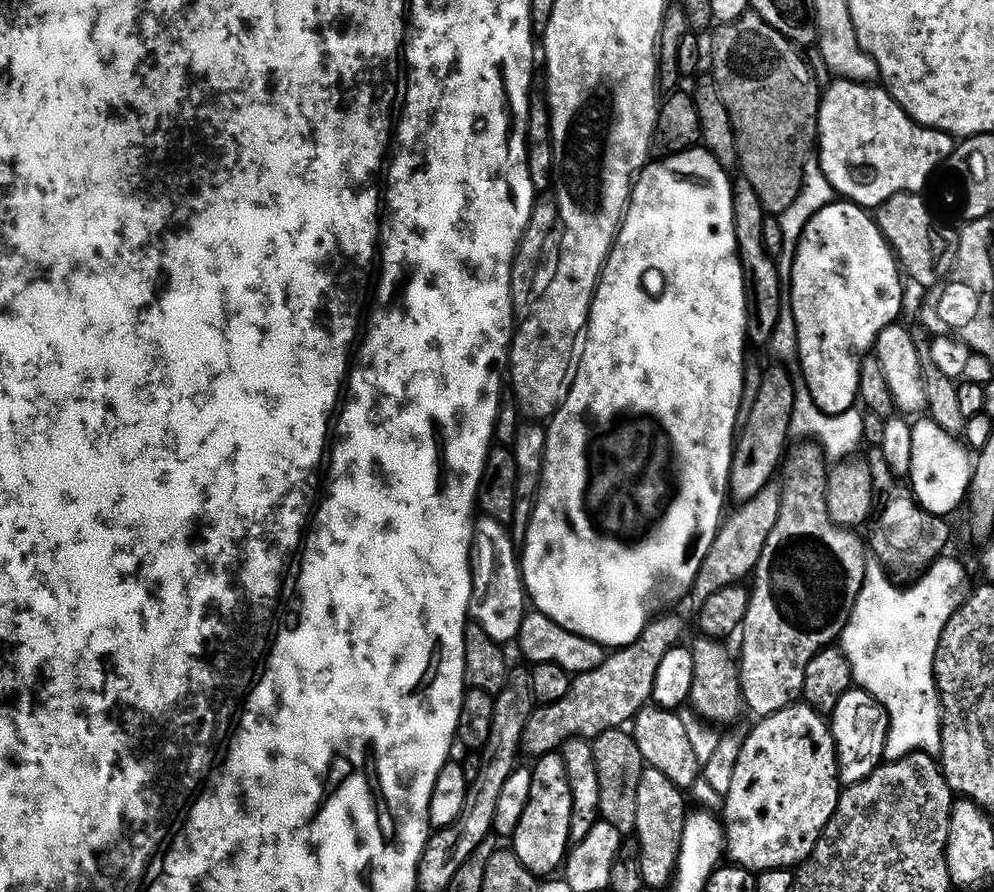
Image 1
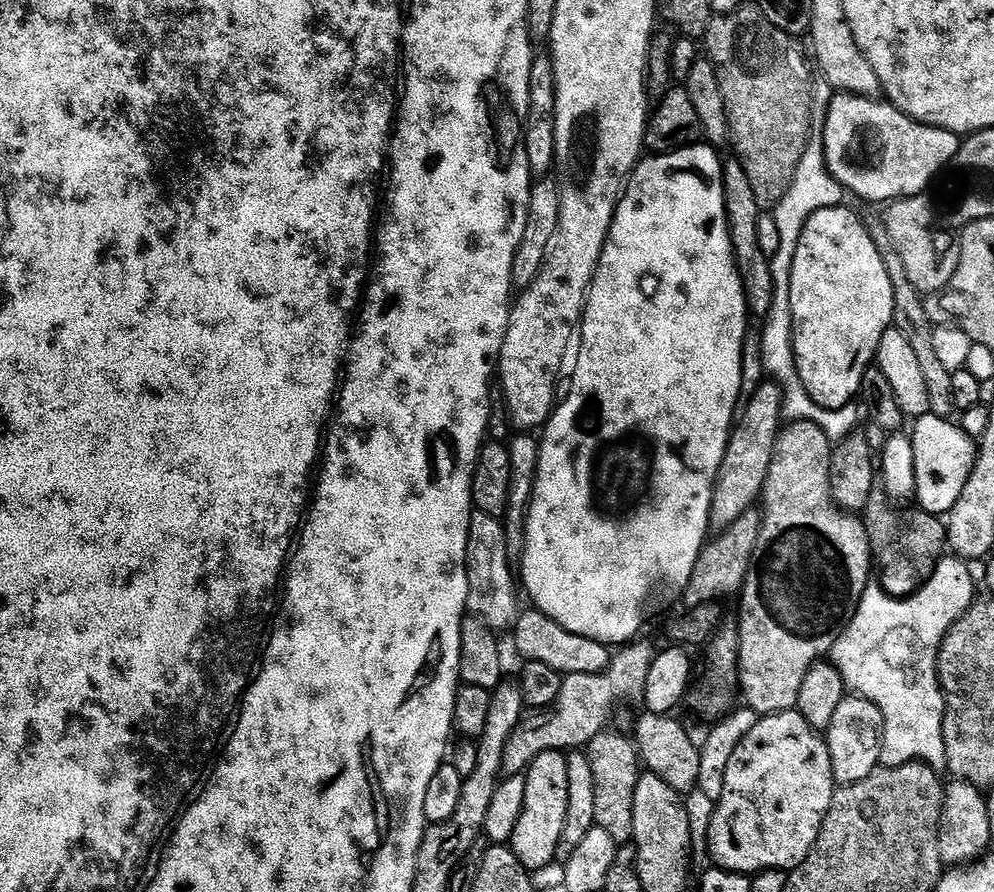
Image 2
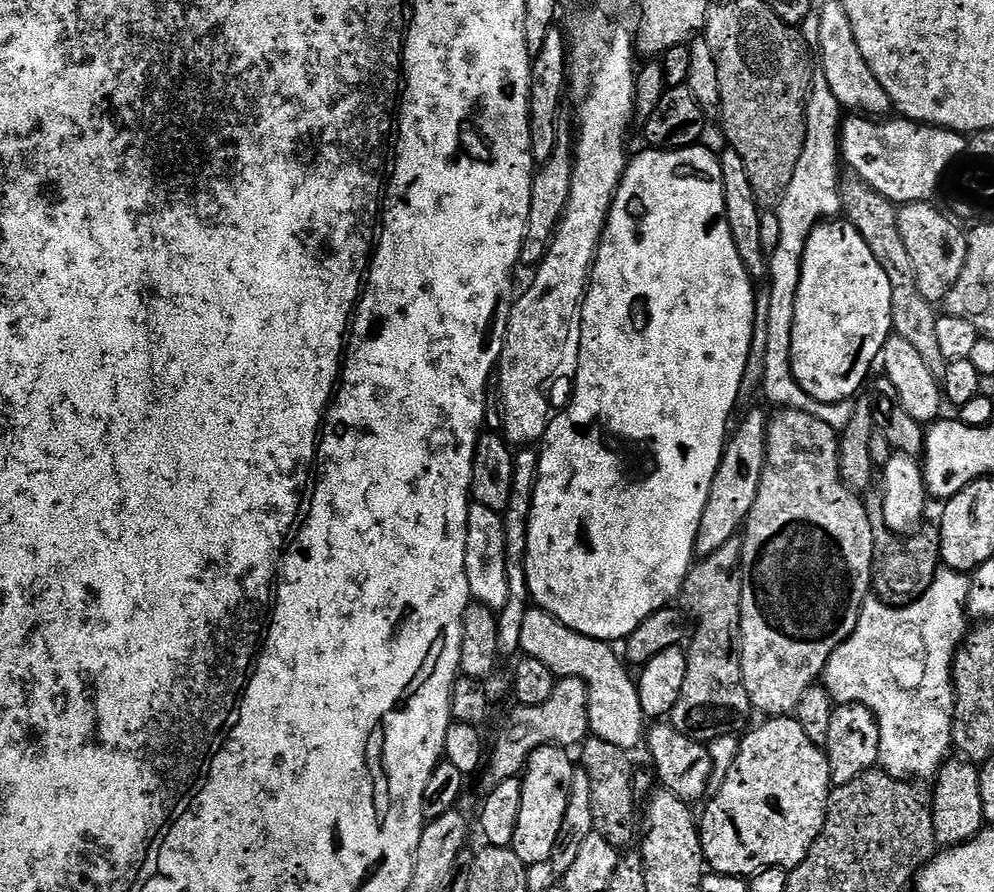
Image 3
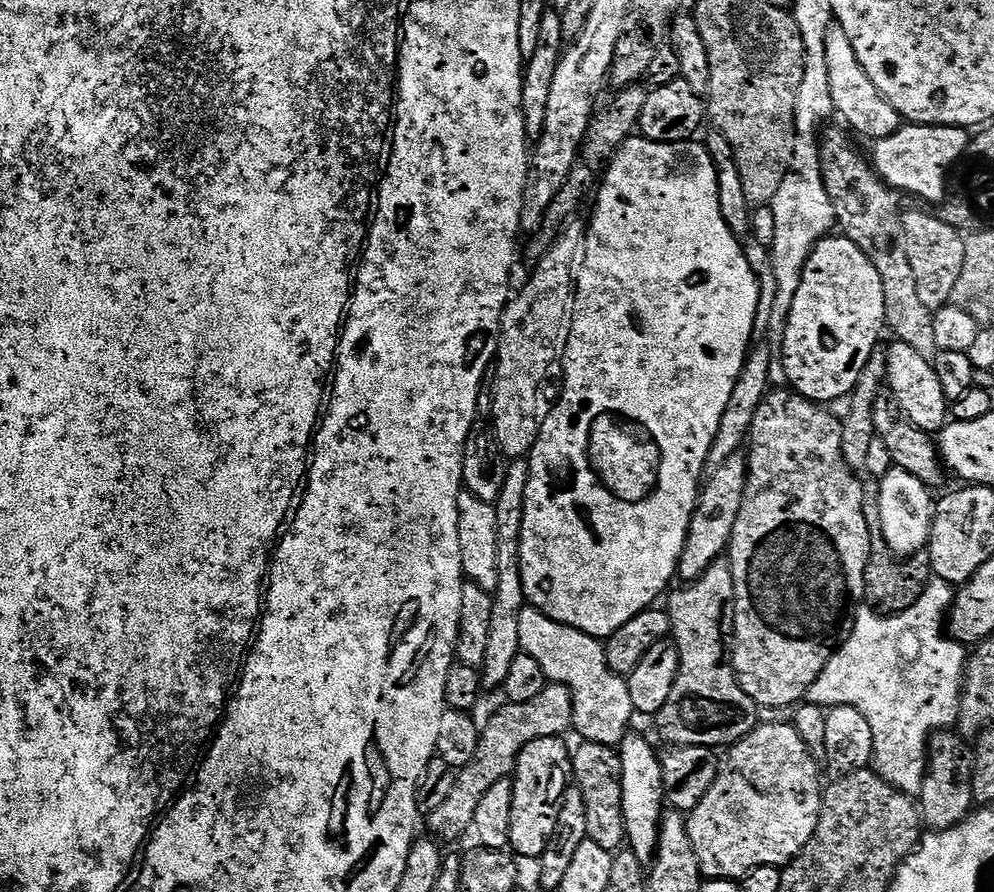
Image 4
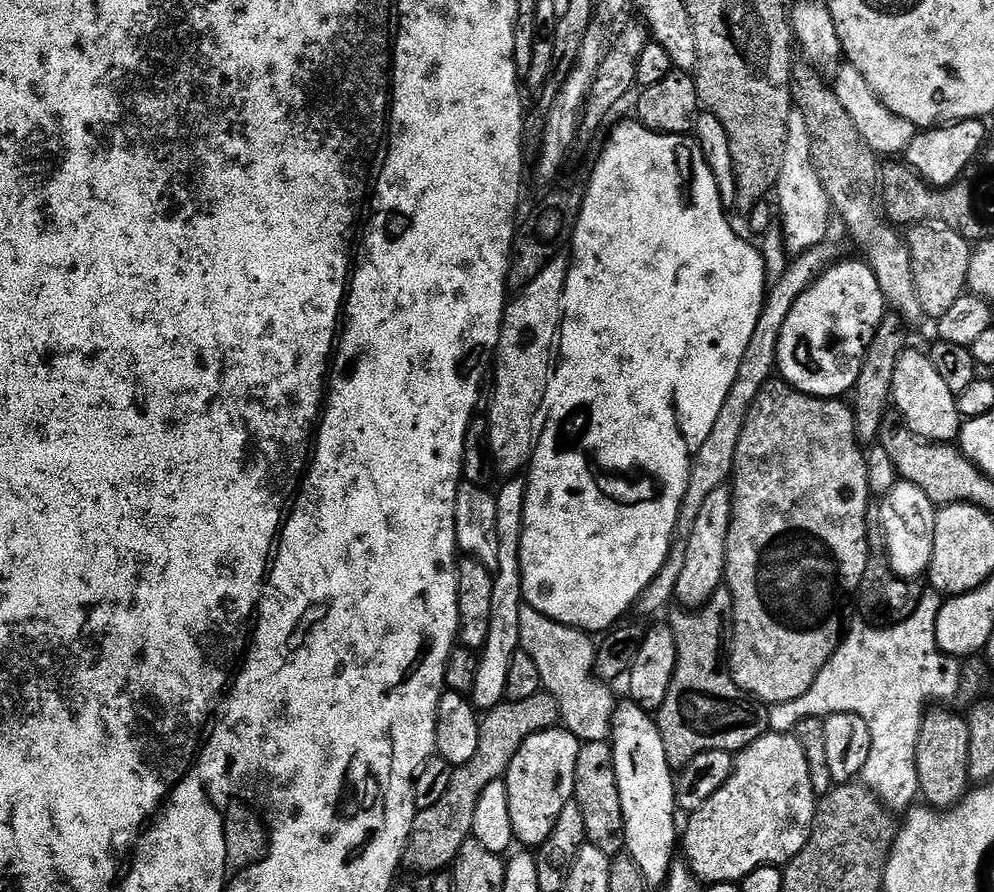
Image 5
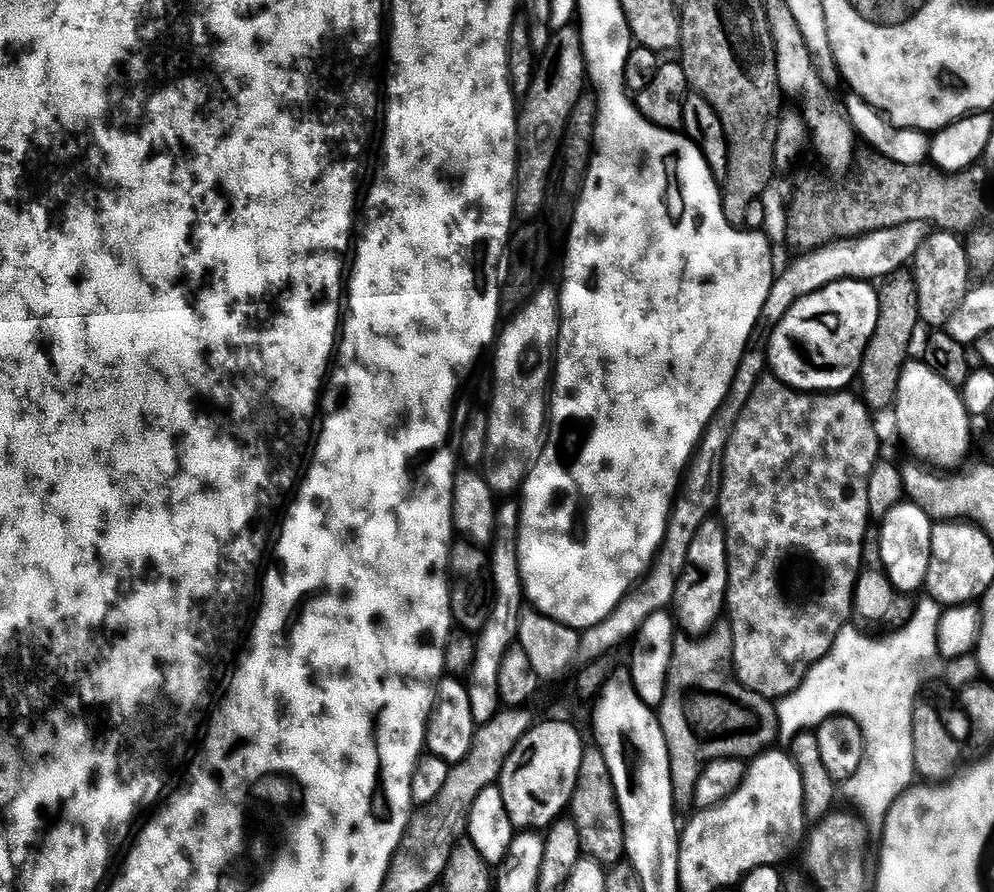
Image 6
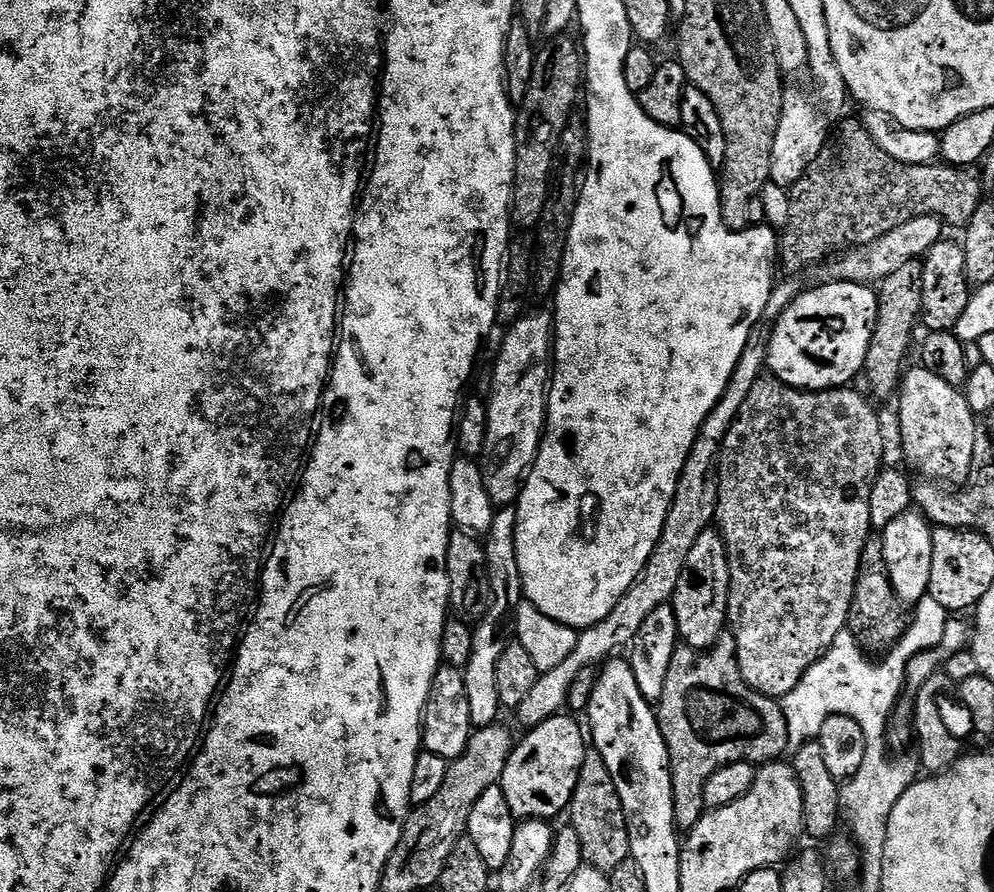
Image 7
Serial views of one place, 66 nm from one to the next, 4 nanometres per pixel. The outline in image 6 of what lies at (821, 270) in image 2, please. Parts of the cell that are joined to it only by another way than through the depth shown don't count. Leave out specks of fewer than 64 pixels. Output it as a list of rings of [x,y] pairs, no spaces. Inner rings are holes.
[[[836,280],[830,286],[802,298],[782,318],[768,341],[768,363],[771,371],[783,384],[799,388],[801,392],[838,392],[857,379],[863,354],[878,326],[879,291],[866,280]]]

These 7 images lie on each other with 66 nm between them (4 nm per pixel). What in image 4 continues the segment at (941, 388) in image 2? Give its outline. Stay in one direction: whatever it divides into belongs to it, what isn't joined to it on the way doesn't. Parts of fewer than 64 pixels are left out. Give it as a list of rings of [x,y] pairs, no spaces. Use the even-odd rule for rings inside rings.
[[[843,127],[840,128],[832,128],[829,132],[827,129],[820,142],[822,182],[826,186],[826,194],[830,194],[830,202],[834,202],[839,231],[854,242],[854,246],[858,246],[870,262],[874,262],[874,270],[878,270],[878,278],[882,278],[887,331],[892,331],[899,343],[918,350],[922,358],[935,361],[938,349],[934,340],[934,312],[920,301],[914,269],[910,266],[910,254],[906,254],[901,197],[881,180],[869,157],[856,149],[855,142],[851,140],[853,137]]]

